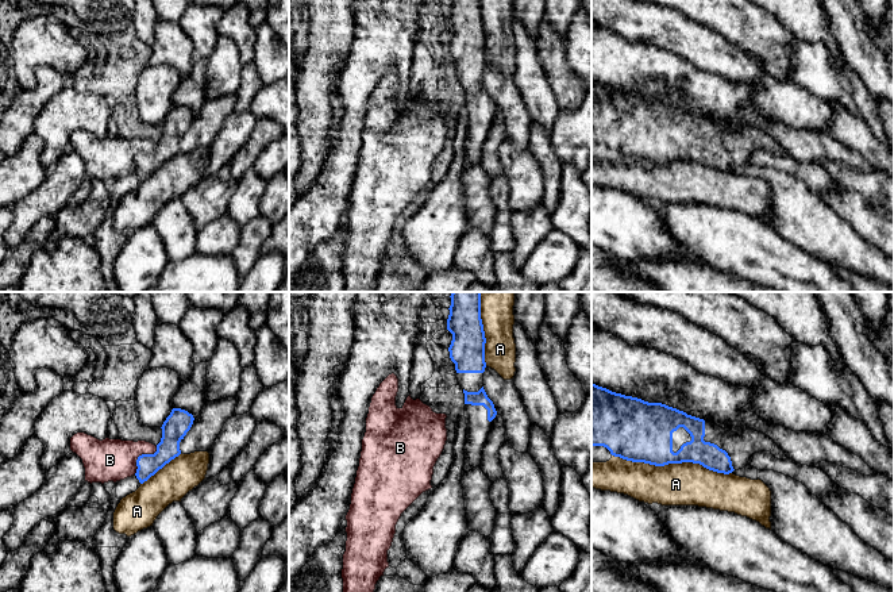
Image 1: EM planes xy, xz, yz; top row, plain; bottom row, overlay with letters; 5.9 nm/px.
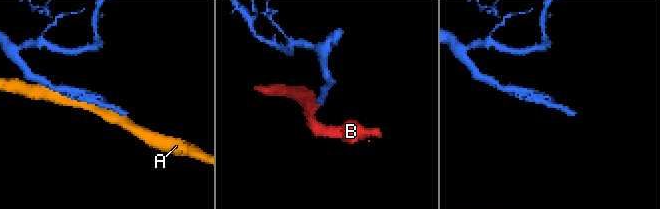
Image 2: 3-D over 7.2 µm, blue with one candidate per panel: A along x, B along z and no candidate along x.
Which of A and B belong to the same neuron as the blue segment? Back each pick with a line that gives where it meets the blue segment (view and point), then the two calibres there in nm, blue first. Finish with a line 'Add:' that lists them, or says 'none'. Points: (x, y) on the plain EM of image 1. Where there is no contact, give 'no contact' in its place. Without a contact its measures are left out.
Add: none

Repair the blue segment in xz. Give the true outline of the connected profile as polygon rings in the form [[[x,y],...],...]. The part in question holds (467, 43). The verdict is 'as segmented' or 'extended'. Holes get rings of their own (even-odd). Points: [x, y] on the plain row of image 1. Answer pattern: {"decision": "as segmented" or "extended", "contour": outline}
{"decision": "extended", "contour": [[[451,0],[448,7],[447,27],[452,31],[448,49],[466,101],[465,170],[467,170],[481,161],[497,108],[483,87],[486,35],[481,0]]]}

